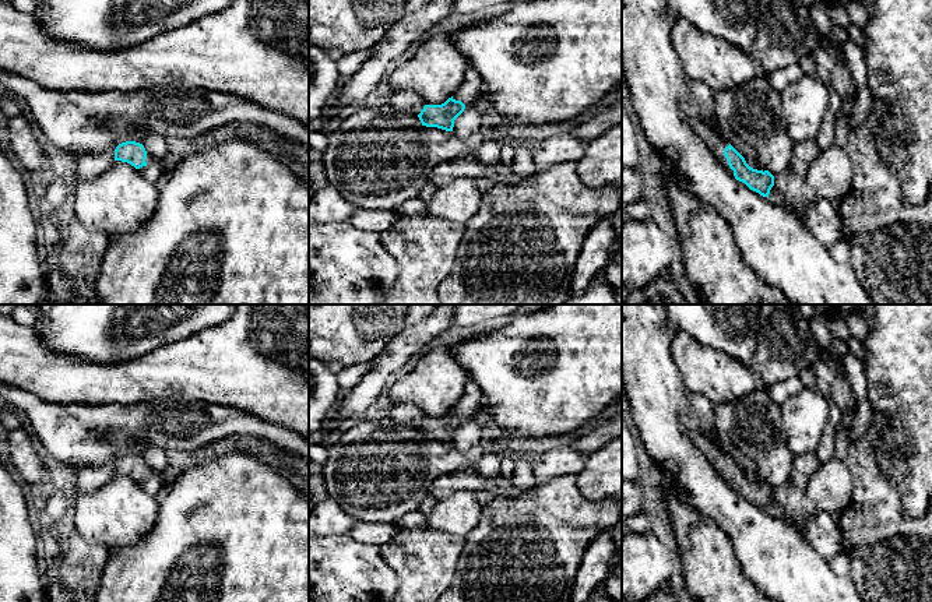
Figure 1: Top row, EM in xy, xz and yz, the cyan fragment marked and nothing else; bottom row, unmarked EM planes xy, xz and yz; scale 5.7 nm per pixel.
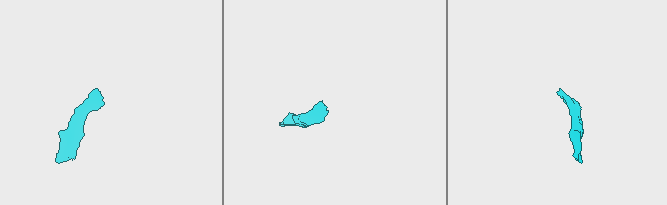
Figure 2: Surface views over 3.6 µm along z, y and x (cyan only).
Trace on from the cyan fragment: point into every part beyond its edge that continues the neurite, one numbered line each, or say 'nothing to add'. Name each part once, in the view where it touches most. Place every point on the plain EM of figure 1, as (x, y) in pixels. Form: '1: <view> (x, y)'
1: yz (716, 456)

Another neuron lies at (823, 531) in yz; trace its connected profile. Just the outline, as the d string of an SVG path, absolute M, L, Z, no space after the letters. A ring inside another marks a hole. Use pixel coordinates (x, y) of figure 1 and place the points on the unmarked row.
M819 510L809 521L795 527L829 561L843 552L843 532L840 525L840 518Z

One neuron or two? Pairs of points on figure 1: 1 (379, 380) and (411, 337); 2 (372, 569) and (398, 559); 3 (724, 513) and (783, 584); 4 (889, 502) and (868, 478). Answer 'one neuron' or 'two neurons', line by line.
1: one neuron
2: two neurons
3: one neuron
4: one neuron

